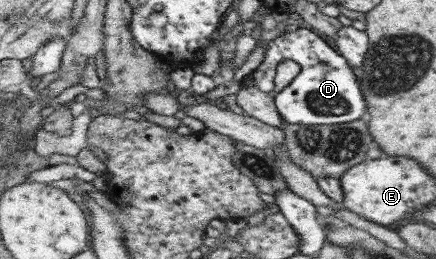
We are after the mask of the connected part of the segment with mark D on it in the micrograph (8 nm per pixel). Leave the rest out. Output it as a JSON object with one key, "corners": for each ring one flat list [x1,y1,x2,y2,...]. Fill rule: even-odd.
{"corners":[[288,28,268,43,268,53,264,63,244,79,242,84,260,86,262,91,272,94,272,103,285,124,305,124,312,126,332,126,360,120,365,112,364,98,351,67,335,51,330,49,312,31],[289,59,298,64,298,74,280,91,274,91,274,69,279,63]]}

